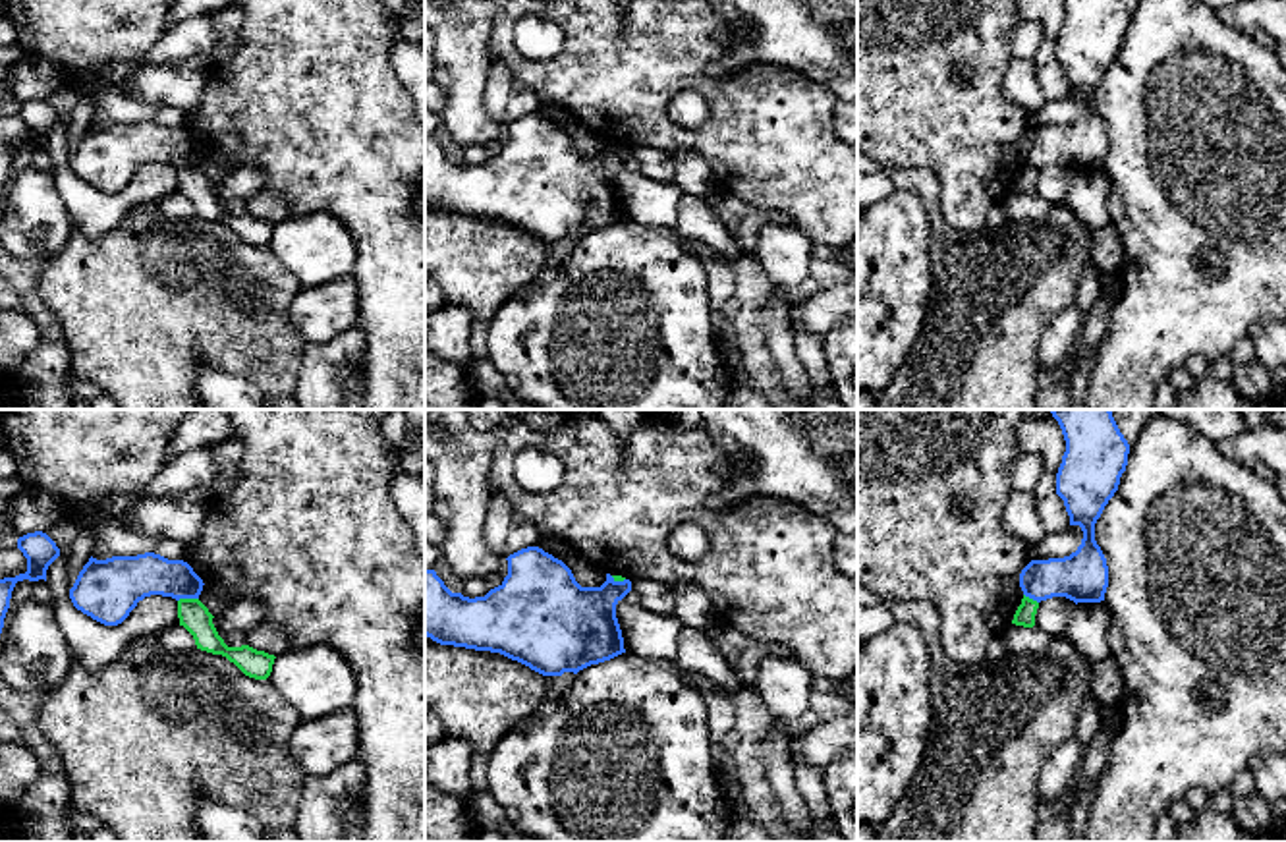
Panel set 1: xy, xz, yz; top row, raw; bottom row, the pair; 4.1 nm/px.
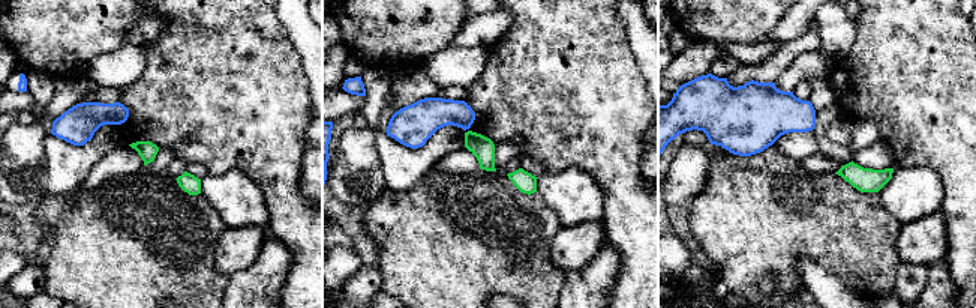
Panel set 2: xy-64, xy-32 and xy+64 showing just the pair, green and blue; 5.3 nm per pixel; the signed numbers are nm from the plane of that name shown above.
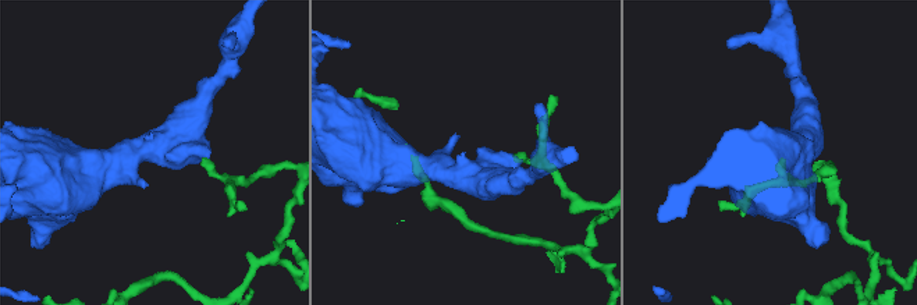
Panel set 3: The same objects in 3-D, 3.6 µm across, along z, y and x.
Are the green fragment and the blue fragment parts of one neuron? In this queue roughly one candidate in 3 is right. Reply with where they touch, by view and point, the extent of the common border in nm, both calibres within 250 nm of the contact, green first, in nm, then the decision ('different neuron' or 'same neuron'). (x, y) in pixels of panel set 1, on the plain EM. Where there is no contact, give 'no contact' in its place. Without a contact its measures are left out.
contact xy (188, 167); length 90 nm; calibres 120 and 190 nm; different neuron

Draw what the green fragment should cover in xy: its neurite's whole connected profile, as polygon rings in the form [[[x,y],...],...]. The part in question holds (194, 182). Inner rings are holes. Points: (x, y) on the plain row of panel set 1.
[[[180,166],[178,185],[180,193],[193,203],[197,216],[226,224],[249,245],[266,247],[270,243],[276,224],[249,212],[228,214],[212,191],[214,183],[199,166]]]

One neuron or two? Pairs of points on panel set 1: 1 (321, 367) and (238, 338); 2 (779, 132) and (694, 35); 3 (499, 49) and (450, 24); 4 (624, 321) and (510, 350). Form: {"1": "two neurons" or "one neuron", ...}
{"1": "two neurons", "2": "one neuron", "3": "two neurons", "4": "one neuron"}

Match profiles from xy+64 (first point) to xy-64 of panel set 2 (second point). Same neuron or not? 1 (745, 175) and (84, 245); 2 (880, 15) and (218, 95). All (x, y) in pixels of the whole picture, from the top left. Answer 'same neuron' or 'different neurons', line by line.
1: same neuron
2: same neuron

